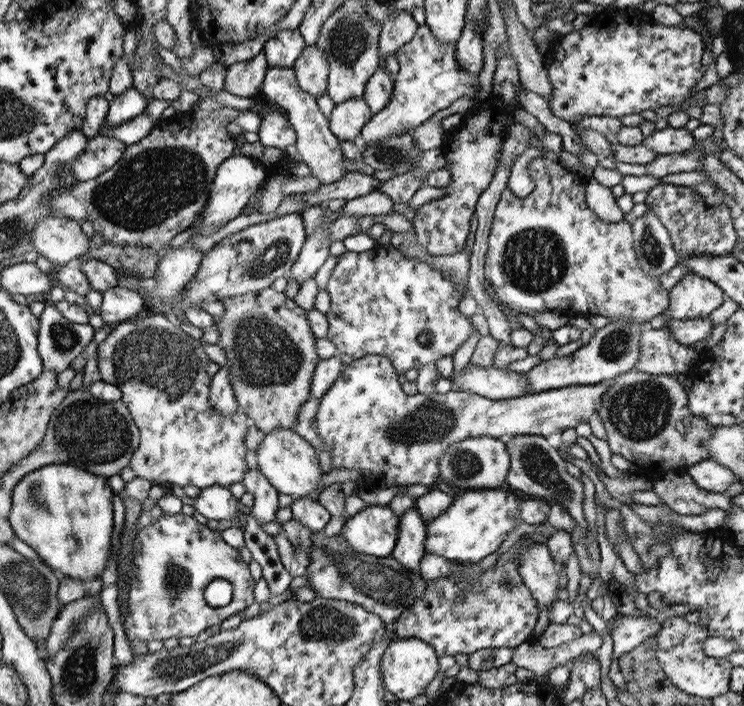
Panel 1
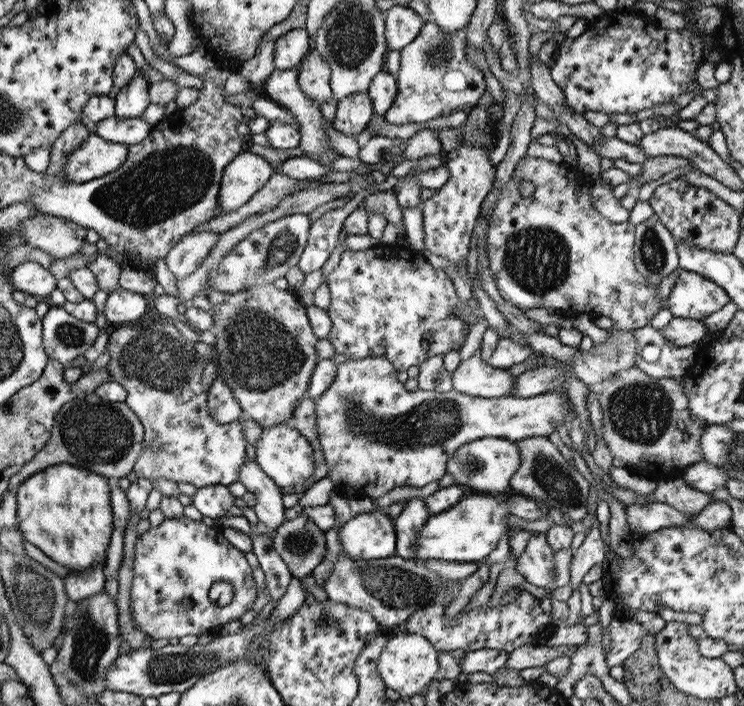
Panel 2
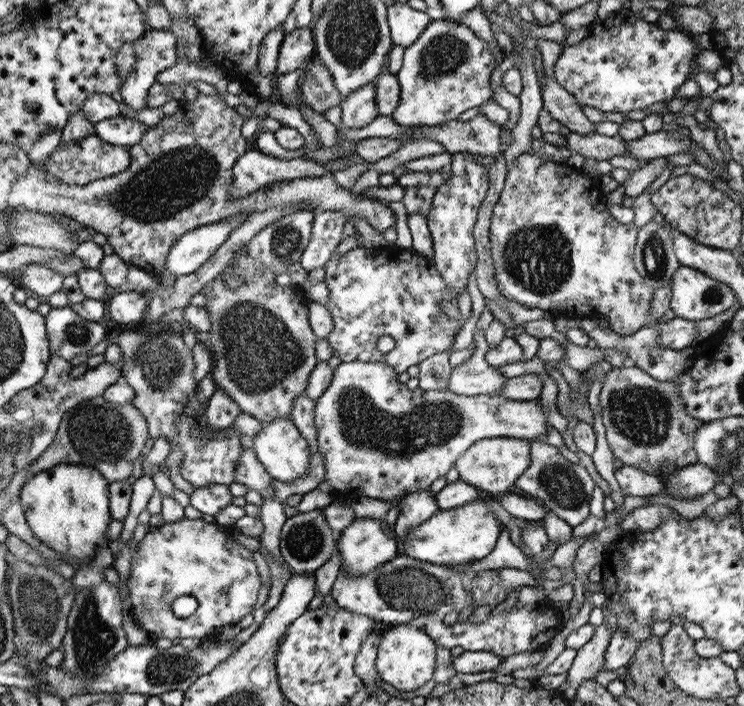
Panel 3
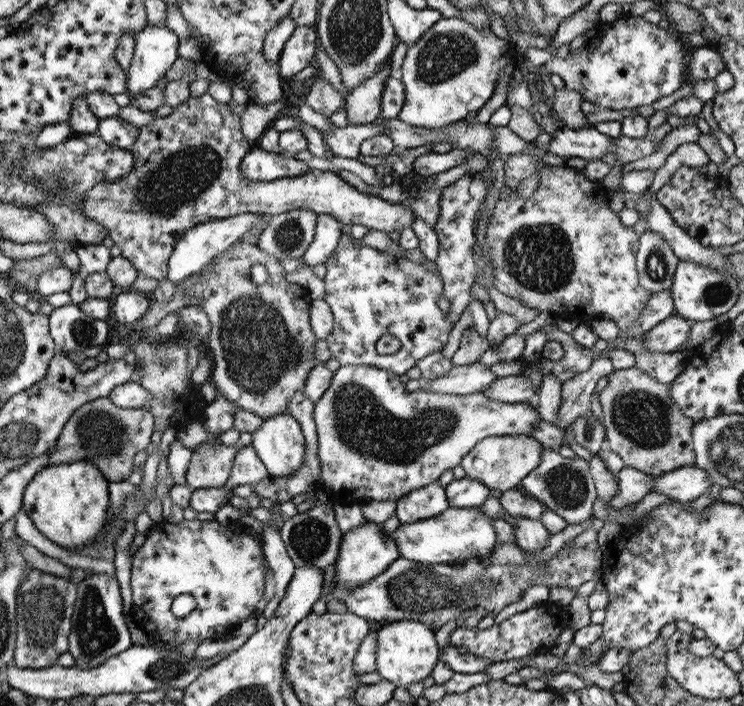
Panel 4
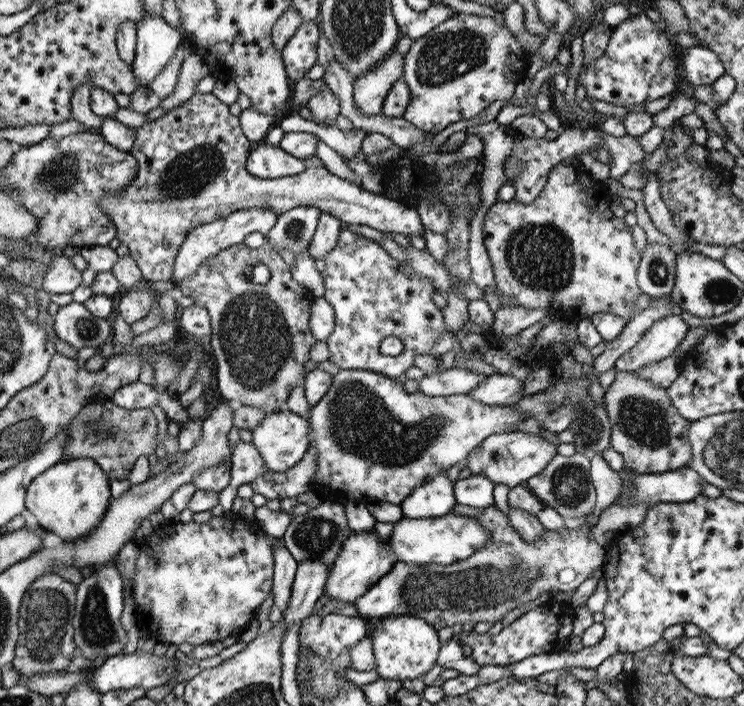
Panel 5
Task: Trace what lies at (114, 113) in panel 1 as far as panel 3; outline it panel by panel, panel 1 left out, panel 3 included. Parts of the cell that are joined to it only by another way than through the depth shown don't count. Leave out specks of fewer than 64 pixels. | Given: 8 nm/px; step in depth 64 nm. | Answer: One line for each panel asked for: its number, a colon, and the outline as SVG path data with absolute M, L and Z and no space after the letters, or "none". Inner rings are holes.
2: M137 70L135 78L127 86L123 86L115 96L115 116L117 118L139 118L149 104L151 104L149 82Z
3: M153 30L145 32L133 42L135 66L119 88L121 104L119 110L143 110L147 92L155 84L155 76L175 64L175 36L171 32Z

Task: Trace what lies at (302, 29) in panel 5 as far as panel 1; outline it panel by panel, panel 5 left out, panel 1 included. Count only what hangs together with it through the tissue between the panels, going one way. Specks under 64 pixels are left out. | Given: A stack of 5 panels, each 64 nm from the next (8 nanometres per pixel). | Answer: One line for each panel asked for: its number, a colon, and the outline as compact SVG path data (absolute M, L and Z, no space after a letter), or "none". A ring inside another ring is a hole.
1: M281 30L263 44L269 68L291 68L303 48L305 42L299 30Z
2: M289 30L279 36L273 44L273 66L275 70L297 70L303 56L311 50L309 36L303 30Z
3: M295 28L293 32L285 34L279 54L277 54L277 70L275 74L287 74L299 68L305 68L305 64L315 56L315 40L311 28Z
4: M297 26L293 30L293 34L289 36L289 40L285 42L281 54L279 54L279 76L291 78L297 72L301 72L303 68L309 66L309 60L315 58L315 50L317 50L317 30L315 26Z

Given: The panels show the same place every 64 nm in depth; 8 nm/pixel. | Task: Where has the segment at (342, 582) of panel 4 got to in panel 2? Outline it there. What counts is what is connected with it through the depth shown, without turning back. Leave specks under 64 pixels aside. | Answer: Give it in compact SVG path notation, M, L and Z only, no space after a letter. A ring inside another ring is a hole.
M387 512L353 516L339 530L343 554L353 560L385 560L395 556L397 534Z

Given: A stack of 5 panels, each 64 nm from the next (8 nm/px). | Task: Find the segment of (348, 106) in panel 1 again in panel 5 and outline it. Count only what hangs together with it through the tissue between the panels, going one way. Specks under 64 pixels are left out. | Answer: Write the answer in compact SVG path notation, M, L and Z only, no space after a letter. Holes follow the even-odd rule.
M393 50L371 72L353 80L353 102L363 114L379 114L387 92L403 76L403 56Z

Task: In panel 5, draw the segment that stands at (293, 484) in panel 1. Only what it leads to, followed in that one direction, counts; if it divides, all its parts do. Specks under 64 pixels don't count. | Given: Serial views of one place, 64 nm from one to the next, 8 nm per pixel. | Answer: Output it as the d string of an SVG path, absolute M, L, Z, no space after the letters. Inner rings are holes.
M285 410L285 412L271 412L267 414L259 426L251 430L251 444L257 450L257 454L263 458L263 464L269 472L287 472L293 468L307 452L309 448L309 422L303 420L301 416Z

